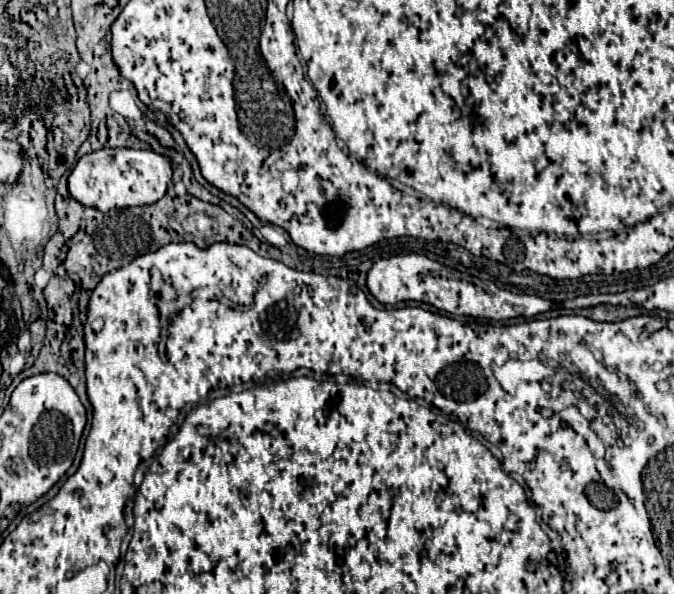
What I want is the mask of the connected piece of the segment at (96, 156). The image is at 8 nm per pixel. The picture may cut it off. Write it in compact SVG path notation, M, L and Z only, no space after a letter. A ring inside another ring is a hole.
M104 147L78 159L76 169L68 177L68 193L80 205L106 213L110 209L126 209L134 205L156 203L158 199L164 197L170 177L172 177L170 163L154 151Z

